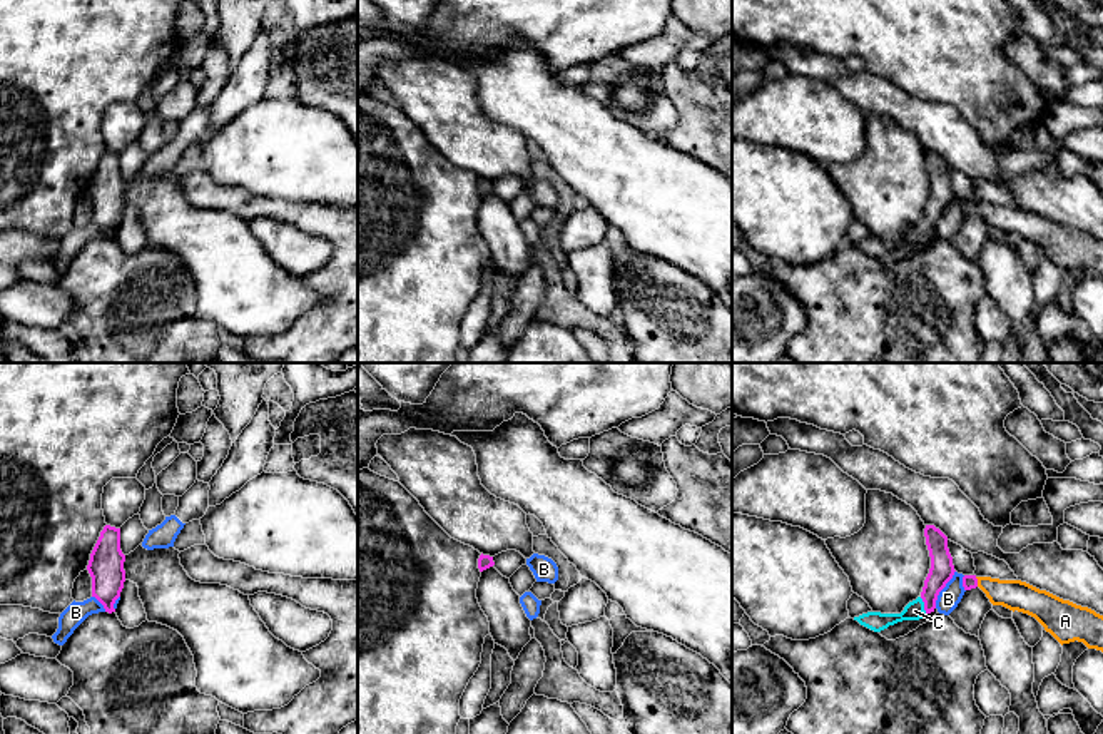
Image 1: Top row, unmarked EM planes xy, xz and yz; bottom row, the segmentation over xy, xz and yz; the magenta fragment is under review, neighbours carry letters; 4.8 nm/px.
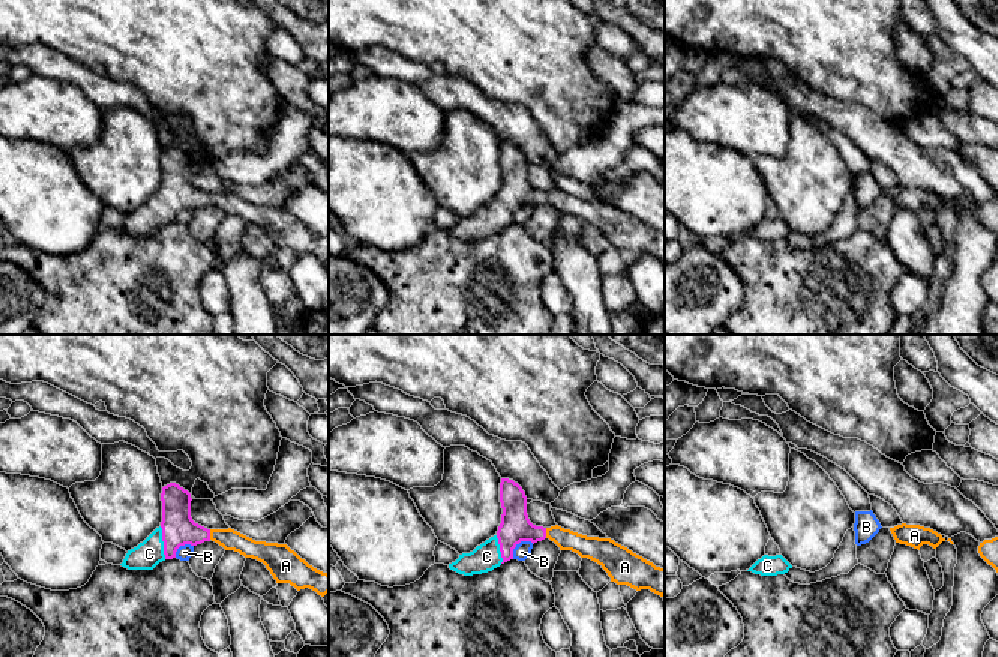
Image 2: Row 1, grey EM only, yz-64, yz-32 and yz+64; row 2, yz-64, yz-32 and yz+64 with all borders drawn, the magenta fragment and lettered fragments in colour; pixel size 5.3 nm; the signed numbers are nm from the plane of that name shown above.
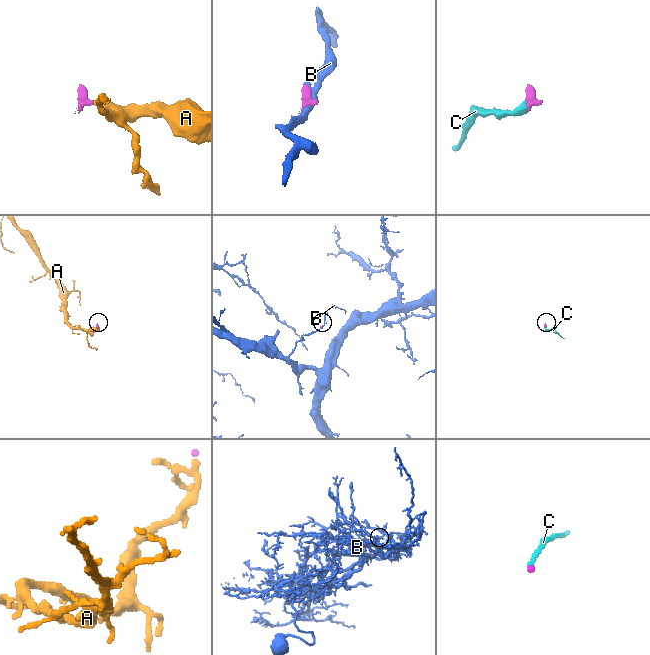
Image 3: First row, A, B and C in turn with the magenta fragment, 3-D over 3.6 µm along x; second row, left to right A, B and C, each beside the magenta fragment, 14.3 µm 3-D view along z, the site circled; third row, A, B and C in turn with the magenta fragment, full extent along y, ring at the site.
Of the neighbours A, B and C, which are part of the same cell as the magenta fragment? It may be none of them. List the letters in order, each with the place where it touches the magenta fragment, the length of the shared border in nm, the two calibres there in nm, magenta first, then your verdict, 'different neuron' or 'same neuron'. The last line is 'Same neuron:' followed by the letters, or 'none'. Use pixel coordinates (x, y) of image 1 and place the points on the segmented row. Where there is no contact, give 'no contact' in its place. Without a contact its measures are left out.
A: yz (976, 582) | 50 nm | 70/140 nm | same neuron
B: yz (943, 587) | 200 nm | 120/110 nm | different neuron
C: yz (925, 606) | 90 nm | 120/90 nm | same neuron
Same neuron: A, C

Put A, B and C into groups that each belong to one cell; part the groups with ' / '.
A C / B

